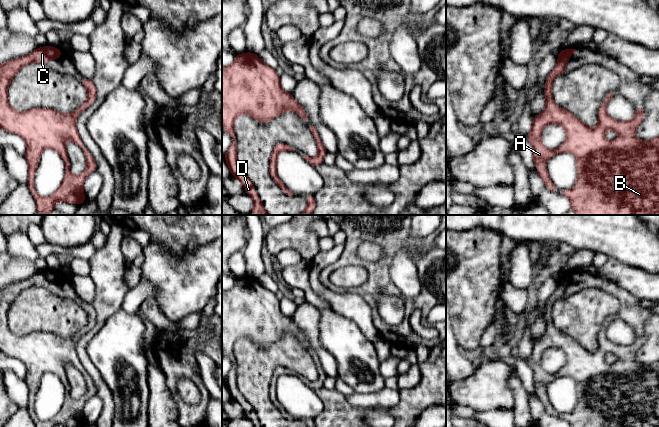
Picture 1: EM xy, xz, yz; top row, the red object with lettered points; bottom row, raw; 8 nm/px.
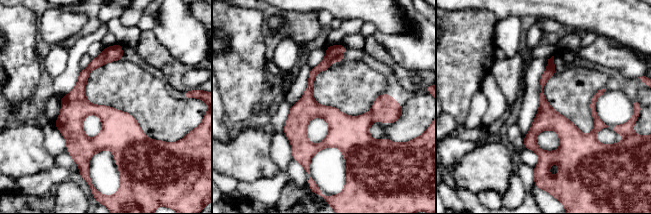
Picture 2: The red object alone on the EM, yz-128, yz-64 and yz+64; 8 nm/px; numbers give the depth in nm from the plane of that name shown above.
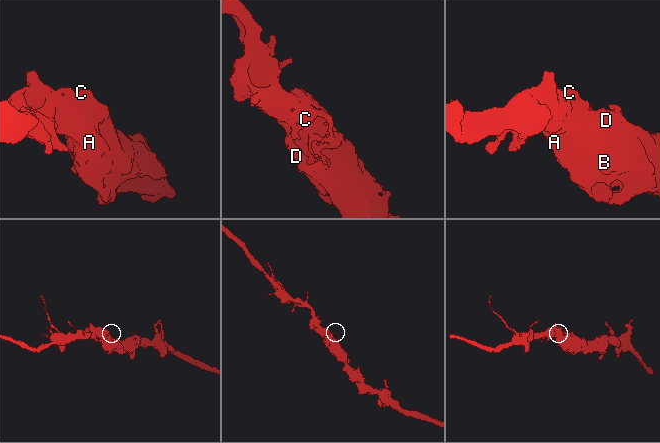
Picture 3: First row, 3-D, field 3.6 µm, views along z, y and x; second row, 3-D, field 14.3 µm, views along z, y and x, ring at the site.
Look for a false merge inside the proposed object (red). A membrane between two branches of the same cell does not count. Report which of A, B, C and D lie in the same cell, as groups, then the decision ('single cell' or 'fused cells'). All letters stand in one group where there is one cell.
groups A B C D; single cell

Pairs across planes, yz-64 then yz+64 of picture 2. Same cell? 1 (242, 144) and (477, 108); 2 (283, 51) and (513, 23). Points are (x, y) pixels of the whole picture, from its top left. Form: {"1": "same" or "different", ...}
{"1": "different", "2": "same"}

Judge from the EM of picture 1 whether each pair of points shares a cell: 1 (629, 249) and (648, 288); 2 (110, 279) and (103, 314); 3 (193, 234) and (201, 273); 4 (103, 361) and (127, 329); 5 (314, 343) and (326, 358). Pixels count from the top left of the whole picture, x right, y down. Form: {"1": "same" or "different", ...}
{"1": "different", "2": "same", "3": "different", "4": "same", "5": "same"}

